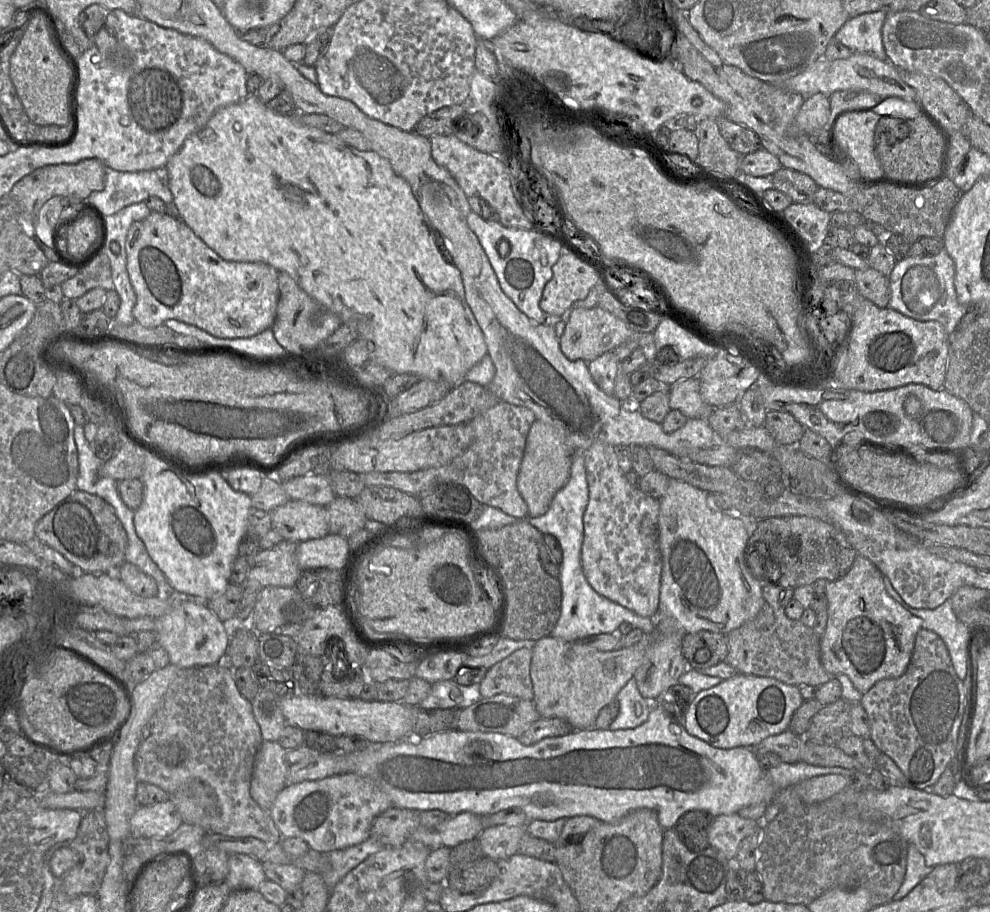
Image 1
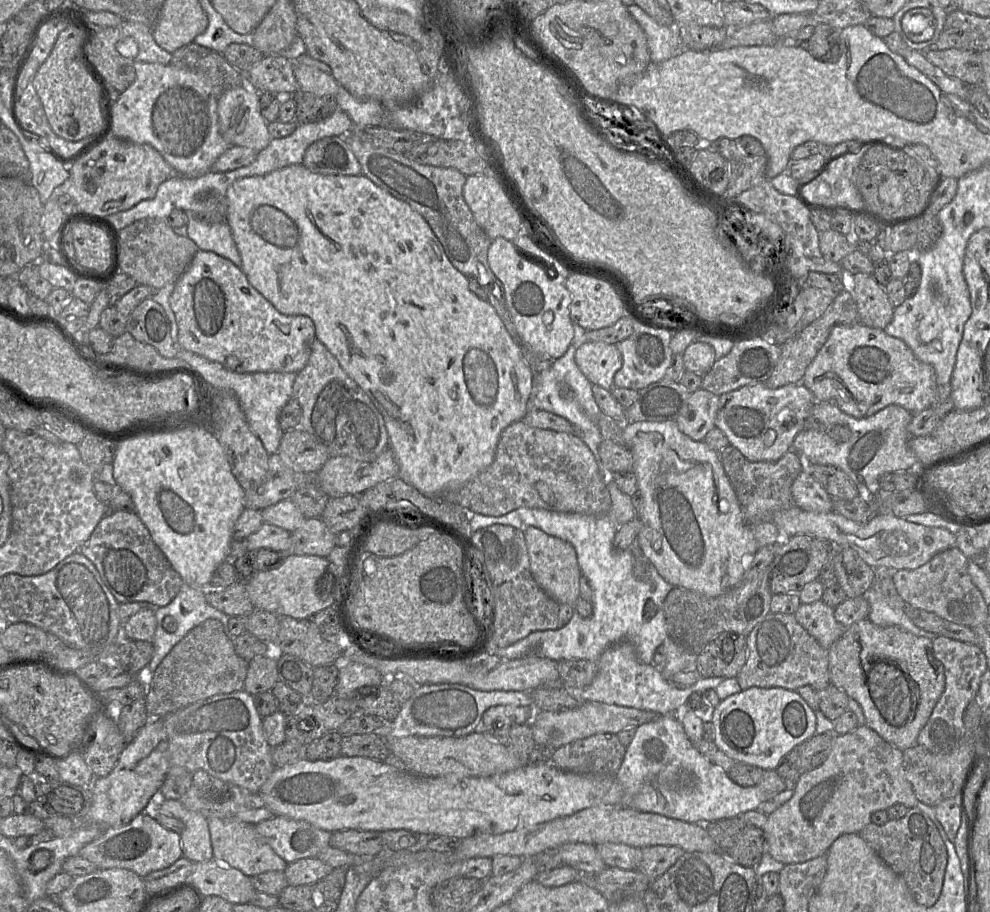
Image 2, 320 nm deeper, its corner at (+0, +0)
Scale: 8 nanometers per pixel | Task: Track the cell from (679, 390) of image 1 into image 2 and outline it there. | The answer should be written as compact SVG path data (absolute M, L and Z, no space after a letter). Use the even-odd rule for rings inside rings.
M764 383L747 385L719 396L715 427L752 462L774 462L793 450L796 435L803 430L815 404L813 394L802 384L769 388Z

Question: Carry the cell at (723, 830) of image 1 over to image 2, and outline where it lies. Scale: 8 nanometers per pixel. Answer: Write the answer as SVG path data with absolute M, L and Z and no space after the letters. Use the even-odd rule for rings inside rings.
M858 725L847 734L838 734L824 763L814 770L802 773L793 789L792 797L768 815L767 822L762 828L766 839L766 852L785 865L803 863L827 854L839 836L859 834L871 823L871 816L876 811L886 811L898 803L907 808L917 807L919 800L905 778L902 763L903 752L867 725Z

